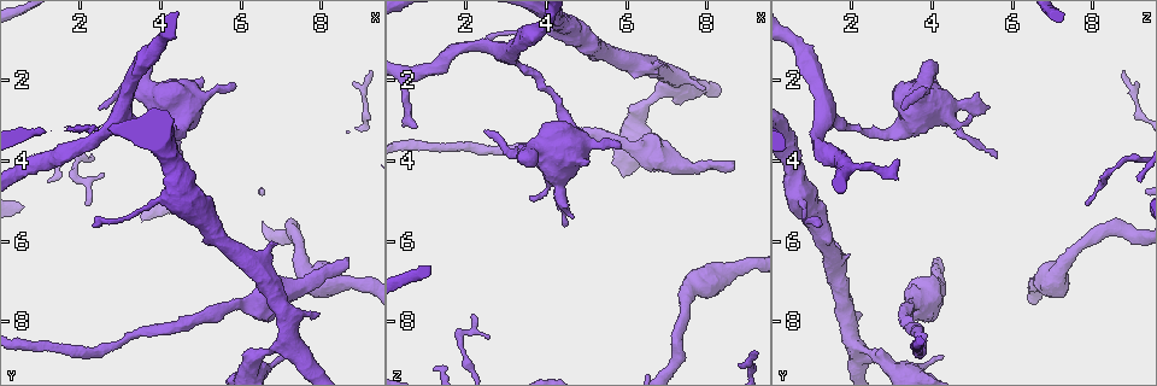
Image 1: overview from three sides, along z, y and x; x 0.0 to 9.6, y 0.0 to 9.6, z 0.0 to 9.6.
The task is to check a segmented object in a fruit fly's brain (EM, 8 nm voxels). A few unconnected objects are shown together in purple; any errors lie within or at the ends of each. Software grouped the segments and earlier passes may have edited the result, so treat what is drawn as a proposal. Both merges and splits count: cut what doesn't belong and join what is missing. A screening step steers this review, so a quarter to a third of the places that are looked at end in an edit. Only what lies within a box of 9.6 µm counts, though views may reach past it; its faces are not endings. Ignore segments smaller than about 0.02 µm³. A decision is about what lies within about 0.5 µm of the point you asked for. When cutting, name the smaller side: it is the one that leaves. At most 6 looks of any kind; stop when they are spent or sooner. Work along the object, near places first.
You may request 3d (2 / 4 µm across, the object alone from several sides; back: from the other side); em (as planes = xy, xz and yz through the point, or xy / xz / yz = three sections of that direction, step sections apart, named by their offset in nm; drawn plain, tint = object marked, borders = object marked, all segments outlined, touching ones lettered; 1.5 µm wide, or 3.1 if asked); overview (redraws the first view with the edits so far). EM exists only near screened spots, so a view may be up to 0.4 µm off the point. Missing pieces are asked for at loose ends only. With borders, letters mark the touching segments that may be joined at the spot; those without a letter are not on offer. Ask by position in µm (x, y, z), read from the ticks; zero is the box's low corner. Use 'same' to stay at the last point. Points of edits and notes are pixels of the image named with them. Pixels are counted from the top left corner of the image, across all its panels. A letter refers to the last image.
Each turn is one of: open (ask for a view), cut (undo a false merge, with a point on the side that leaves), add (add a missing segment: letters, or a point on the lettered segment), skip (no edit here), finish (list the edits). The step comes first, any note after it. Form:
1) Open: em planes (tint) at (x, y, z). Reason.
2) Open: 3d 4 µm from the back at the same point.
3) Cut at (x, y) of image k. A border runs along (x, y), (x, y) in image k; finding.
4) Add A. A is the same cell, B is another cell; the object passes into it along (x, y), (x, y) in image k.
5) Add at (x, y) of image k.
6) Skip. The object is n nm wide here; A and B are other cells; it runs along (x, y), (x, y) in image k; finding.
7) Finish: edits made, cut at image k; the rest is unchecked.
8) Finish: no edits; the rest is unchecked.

Open: 3d 2 µm at (0.75, 4.00, 3.20). Branch stops here.

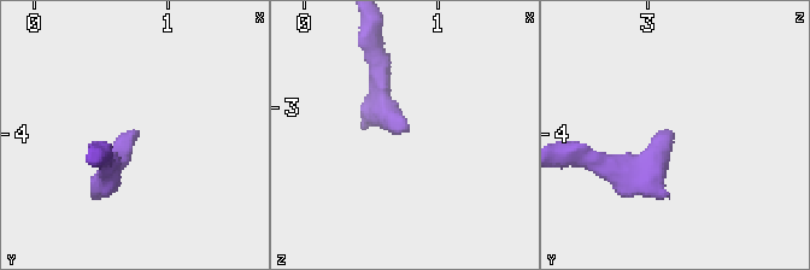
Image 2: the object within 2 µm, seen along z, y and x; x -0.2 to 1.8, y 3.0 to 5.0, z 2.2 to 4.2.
Open: em yz step 8 (borders) at (0.74, 3.96, 3.16).

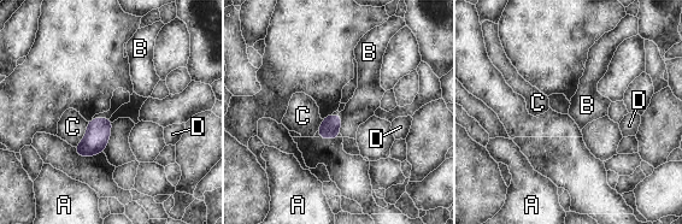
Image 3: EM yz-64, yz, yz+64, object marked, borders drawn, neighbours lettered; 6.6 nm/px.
Skip. A, B, C and D are other cells; a border runs along (337, 115), (341, 118), (339, 133) in image 3; none of them fits.

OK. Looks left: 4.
Open: 3d 4 µm at (7.00, 6.00, 1.60). Branch stops here.

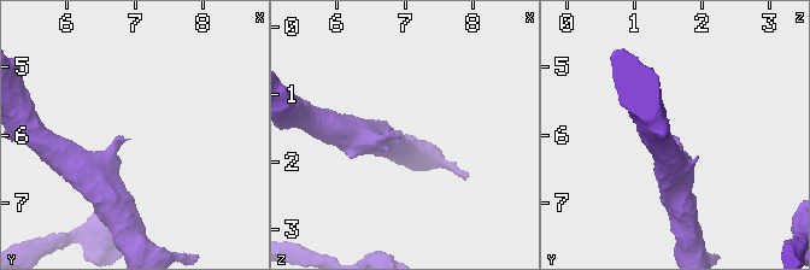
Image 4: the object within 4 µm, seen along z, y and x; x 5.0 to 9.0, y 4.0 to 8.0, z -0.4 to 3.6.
Open: em planes (borders) at (6.95, 6.05, 1.65).

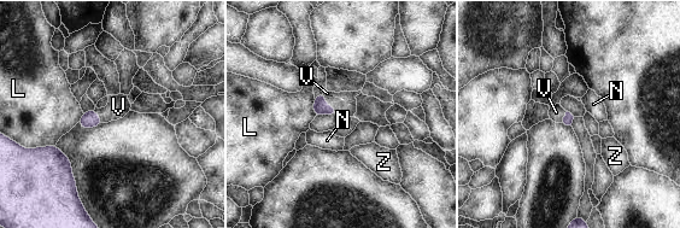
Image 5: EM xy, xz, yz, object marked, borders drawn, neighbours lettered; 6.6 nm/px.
Add V. V is the same cell, L, N and Z are other cells; the object passes into it along (320, 107), (328, 105), (345, 103) in image 5; it goes on there.

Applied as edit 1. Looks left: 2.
Finish: edits made, add at image 5; the rest is unchecked.

